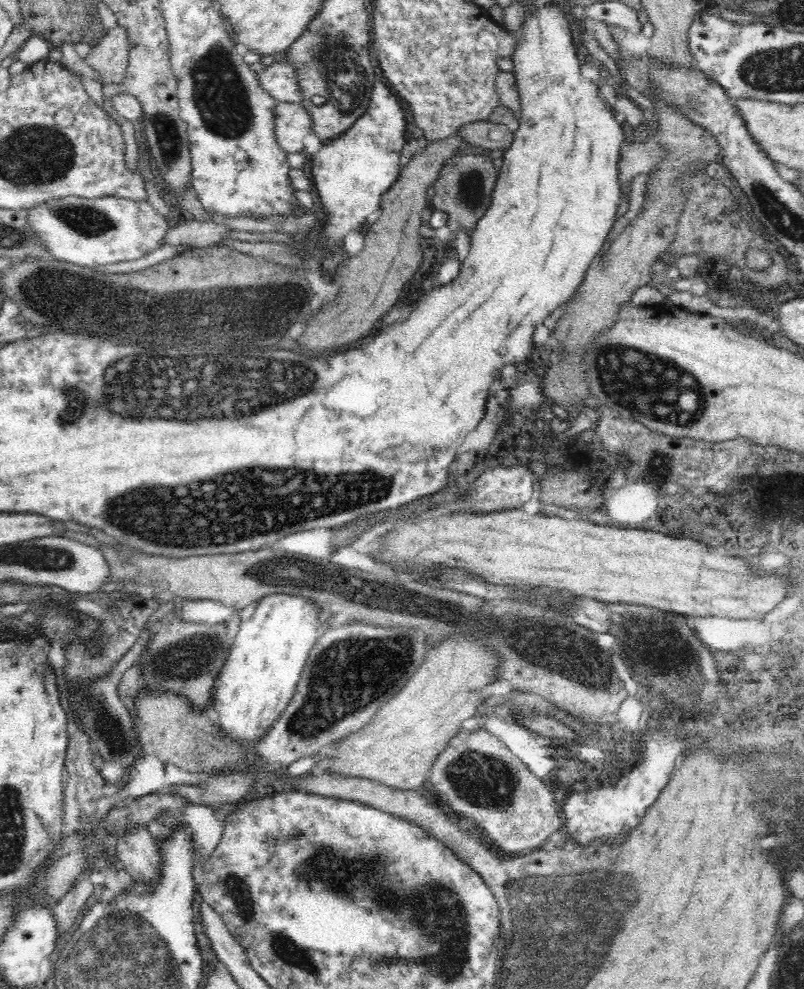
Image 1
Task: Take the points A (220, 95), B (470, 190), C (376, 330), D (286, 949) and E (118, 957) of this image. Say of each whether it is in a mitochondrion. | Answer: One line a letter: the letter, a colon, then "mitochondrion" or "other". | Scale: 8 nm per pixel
A: mitochondrion
B: mitochondrion
C: other
D: mitochondrion
E: mitochondrion

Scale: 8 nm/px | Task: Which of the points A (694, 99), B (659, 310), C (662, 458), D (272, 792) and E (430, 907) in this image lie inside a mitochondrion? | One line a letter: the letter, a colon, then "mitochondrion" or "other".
A: mitochondrion
B: other
C: mitochondrion
D: other
E: mitochondrion

